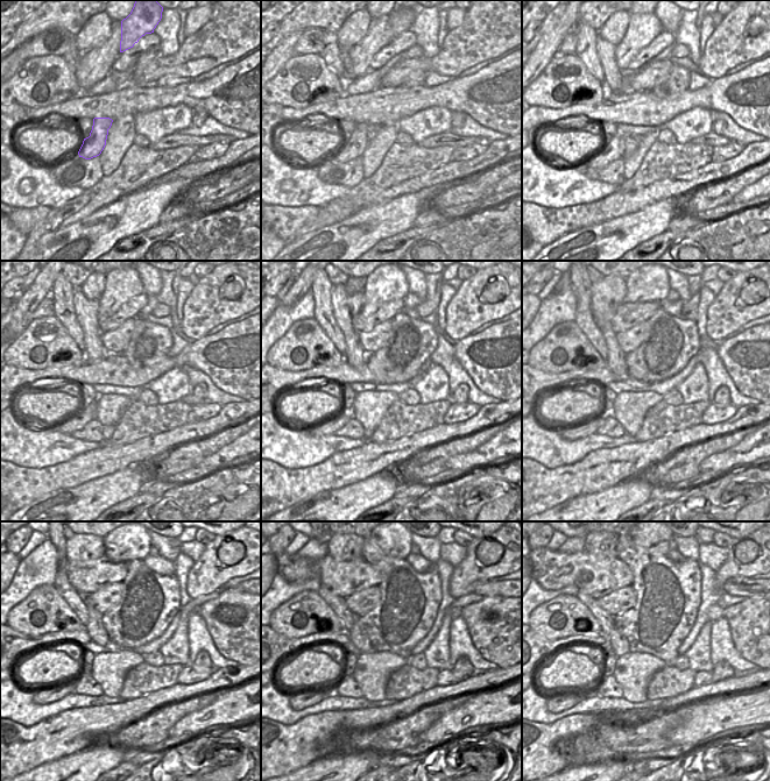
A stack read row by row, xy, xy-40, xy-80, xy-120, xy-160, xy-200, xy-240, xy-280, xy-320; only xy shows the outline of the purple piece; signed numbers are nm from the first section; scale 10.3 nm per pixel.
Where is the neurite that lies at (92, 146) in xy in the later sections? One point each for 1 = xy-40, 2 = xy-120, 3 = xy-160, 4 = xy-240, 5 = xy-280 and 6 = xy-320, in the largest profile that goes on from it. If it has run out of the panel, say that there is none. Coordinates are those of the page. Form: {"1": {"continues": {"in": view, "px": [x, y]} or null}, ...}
{"1": {"continues": {"in": "xy-40", "px": [353, 148]}}, "2": {"continues": {"in": "xy-120", "px": [77, 421]}}, "3": {"continues": {"in": "xy-160", "px": [329, 427]}}, "4": {"continues": {"in": "xy-240", "px": [44, 696]}}, "5": {"continues": {"in": "xy-280", "px": [308, 697]}}, "6": {"continues": {"in": "xy-320", "px": [562, 701]}}}

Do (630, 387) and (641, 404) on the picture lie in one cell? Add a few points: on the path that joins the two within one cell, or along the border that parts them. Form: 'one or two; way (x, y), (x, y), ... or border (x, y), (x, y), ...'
two; border (659, 393), (645, 390), (621, 391), (617, 395)

